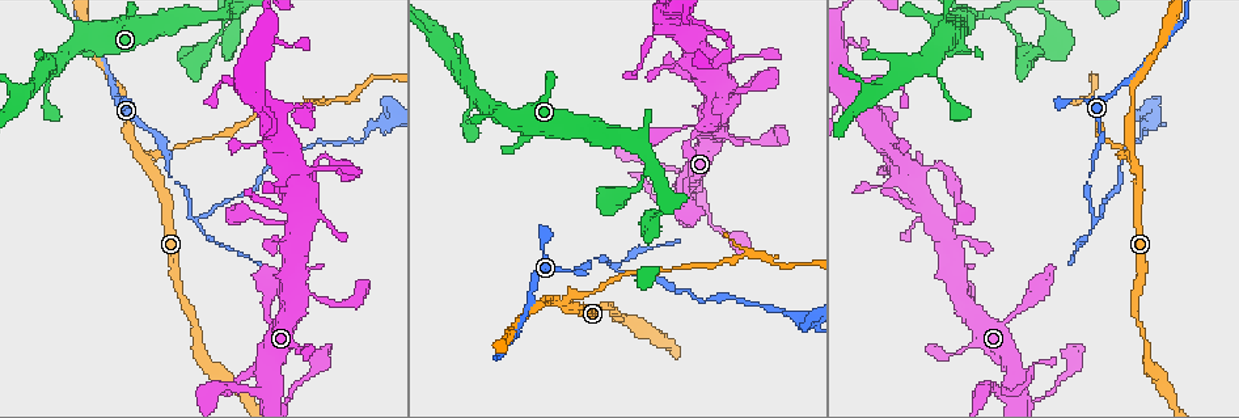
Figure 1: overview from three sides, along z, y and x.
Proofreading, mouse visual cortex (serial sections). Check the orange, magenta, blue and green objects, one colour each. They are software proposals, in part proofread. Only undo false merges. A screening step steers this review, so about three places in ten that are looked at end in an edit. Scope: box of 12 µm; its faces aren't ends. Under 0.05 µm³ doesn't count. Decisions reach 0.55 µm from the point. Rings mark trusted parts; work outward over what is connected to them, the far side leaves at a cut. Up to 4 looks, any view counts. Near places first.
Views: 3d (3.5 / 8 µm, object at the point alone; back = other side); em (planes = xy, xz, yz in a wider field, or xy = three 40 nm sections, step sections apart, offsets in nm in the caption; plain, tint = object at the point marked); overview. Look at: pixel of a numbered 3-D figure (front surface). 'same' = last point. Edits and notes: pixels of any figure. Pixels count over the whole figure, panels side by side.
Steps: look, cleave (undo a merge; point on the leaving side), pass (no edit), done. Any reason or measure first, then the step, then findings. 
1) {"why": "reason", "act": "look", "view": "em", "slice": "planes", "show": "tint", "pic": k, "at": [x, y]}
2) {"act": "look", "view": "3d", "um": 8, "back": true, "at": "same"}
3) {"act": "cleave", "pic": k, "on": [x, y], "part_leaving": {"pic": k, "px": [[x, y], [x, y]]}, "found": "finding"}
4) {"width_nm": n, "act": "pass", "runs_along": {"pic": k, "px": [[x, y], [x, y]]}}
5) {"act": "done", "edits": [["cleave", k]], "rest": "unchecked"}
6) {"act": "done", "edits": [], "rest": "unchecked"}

{"why": "thin arm on a thick one", "act": "look", "view": "3d", "um": 3.5, "pic": 1, "at": [299, 293]}

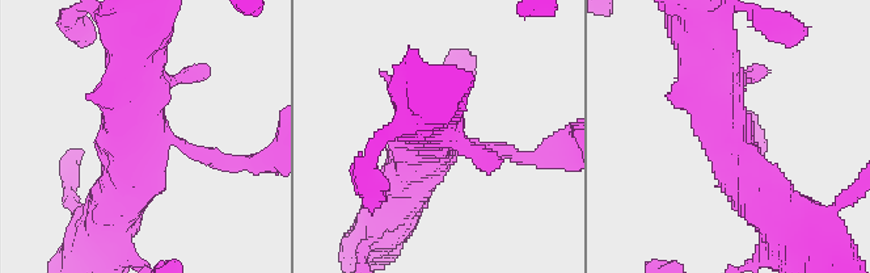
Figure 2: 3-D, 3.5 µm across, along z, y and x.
{"arms": 4, "arm_widths_nm": [150, 350, 600, 600], "why": "shape alone is not enough", "act": "look", "view": "em", "slice": "planes", "show": "tint", "pic": 2, "at": [148, 141]}

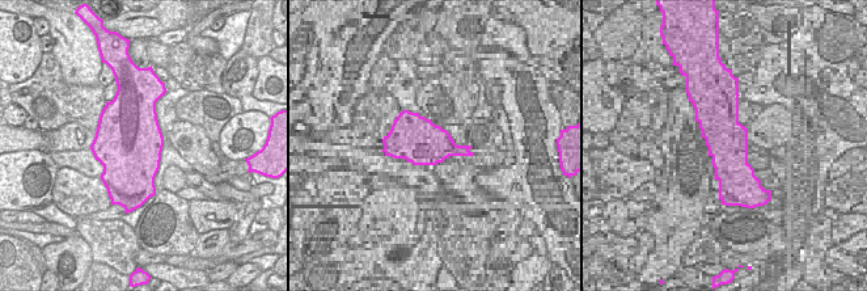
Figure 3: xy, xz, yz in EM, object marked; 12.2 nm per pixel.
{"act": "pass", "runs_along": {"pic": 2, "px": [[782, 213], [735, 160], [709, 64]]}, "found": "all the same cell"}

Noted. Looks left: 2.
{"why": "abrupt turn", "act": "look", "view": "3d", "um": 3.5, "pic": 1, "at": [613, 266]}

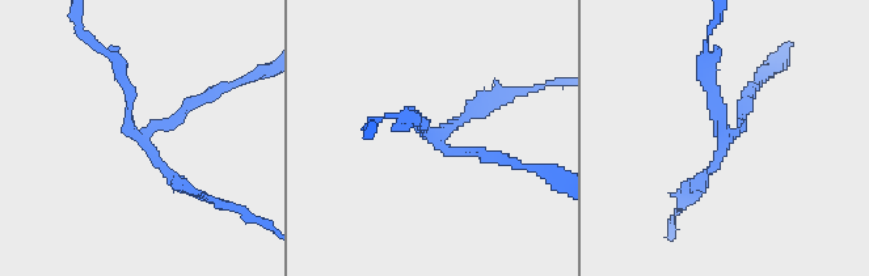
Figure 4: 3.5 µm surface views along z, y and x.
{"act": "look", "view": "em", "slice": "xy", "step": 1, "show": "tint", "pic": 4, "at": [429, 137]}

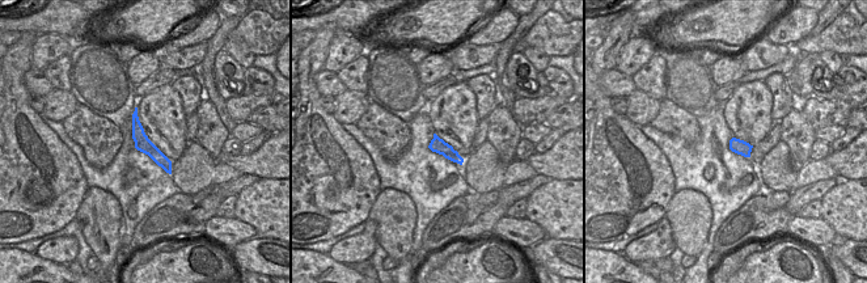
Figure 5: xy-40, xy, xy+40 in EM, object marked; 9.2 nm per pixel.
{"act": "pass", "runs_along": {"pic": 4, "px": [[405, 115], [450, 152], [501, 158]]}, "found": "all the same cell"}

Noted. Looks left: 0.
{"act": "done", "edits": [], "rest": "unchecked"}

